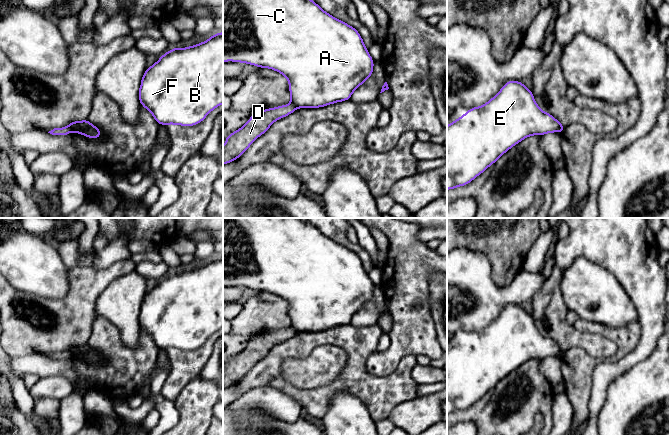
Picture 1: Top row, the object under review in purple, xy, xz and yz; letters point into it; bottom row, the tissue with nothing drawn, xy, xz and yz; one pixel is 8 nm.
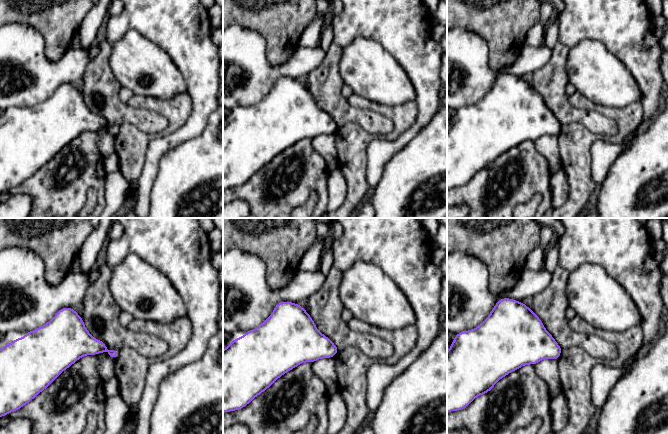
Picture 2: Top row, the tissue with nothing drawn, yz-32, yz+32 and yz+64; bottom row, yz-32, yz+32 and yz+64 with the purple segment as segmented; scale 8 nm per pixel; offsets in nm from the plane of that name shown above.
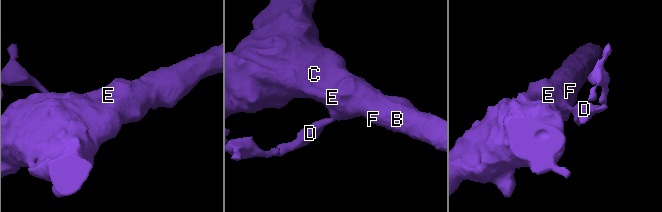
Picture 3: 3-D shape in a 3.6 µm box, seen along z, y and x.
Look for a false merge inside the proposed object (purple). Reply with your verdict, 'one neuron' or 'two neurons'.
two neurons

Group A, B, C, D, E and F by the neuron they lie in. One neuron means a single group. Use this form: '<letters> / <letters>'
A B C E F / D

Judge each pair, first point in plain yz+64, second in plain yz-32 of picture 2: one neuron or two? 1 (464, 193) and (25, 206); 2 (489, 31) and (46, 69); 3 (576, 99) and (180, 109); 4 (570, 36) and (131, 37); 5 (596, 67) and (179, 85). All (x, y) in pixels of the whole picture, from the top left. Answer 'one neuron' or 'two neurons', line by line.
1: two neurons
2: two neurons
3: one neuron
4: two neurons
5: one neuron

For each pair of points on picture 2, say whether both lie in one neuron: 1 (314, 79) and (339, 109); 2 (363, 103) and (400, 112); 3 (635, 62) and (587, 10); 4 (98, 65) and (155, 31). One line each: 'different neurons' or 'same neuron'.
1: same neuron
2: same neuron
3: same neuron
4: different neurons

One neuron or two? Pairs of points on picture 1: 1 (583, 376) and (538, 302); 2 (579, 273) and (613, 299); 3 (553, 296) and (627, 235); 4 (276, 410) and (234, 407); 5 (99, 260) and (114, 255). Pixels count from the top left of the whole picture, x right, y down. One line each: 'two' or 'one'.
1: two
2: one
3: two
4: one
5: one

